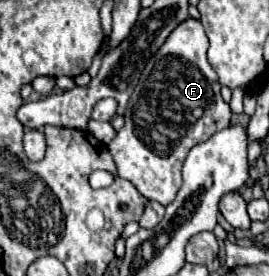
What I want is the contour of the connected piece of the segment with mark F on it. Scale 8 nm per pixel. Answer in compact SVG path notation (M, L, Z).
M196 18L184 20L184 24L178 24L172 30L172 36L160 46L156 56L148 60L144 66L144 72L140 74L140 80L128 100L126 114L124 114L124 128L116 134L116 138L108 144L110 154L114 156L118 176L124 180L130 180L142 196L148 200L156 200L162 206L168 206L182 184L182 164L186 160L186 154L192 150L192 146L208 140L216 132L230 126L230 106L220 96L220 84L214 68L208 64L206 58L208 52L208 38L204 32L204 26Z

